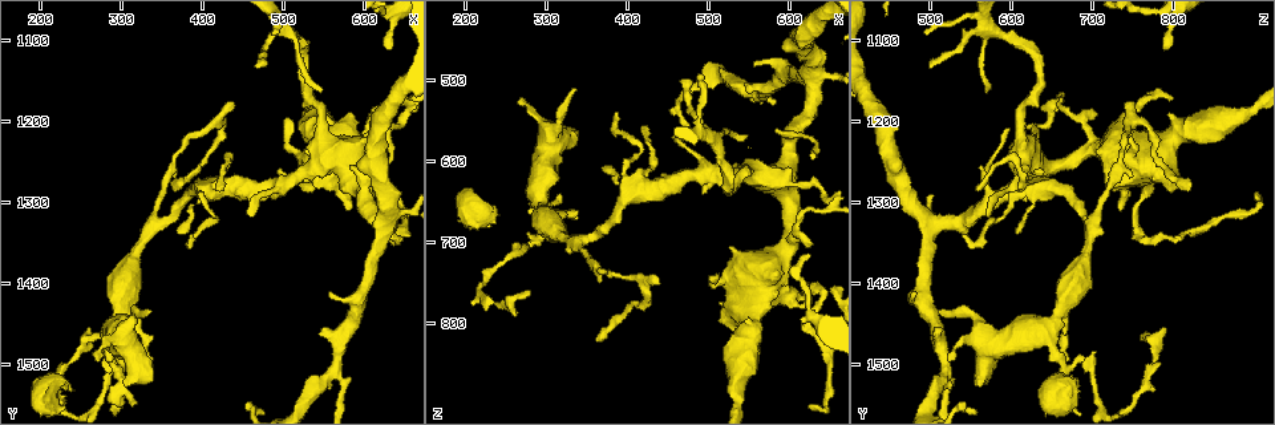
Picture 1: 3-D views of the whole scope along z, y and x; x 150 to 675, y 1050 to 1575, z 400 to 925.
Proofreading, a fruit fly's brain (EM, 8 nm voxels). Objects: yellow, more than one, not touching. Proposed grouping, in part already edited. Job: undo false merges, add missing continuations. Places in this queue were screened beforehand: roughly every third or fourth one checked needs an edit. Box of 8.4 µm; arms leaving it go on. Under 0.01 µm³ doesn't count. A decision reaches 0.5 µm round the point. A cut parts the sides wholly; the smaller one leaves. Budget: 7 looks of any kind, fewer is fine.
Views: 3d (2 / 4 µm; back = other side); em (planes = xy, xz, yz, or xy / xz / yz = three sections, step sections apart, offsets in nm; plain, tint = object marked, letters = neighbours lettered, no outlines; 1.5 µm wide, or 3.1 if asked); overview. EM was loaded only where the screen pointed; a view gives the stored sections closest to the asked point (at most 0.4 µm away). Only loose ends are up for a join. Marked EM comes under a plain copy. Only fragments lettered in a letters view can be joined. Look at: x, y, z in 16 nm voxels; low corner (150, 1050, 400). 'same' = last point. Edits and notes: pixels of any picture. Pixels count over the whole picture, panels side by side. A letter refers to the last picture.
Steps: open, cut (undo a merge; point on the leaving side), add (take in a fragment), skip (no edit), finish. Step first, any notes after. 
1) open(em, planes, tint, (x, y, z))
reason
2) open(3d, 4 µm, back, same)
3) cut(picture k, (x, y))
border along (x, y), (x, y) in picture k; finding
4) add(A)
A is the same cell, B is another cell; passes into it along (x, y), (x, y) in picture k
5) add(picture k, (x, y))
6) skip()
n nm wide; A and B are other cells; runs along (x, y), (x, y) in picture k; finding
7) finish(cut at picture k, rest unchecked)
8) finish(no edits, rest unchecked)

open(em, planes, letters, (555, 1415, 480))
free end

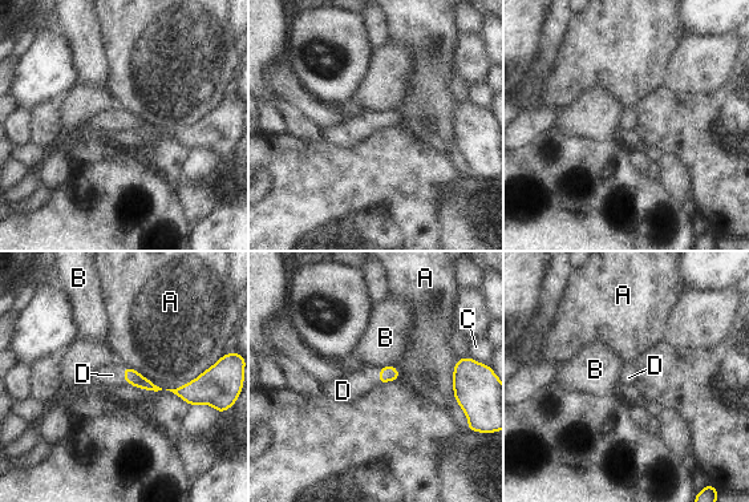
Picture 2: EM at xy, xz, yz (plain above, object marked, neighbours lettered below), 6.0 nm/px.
add(picture 2, (112, 375))
A touches over 320 nm; D is the same cell, A, B and C are other cells; the cell continues

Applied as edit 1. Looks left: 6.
open(3d, 2 µm, back, (305, 1530, 560))
branch stops here

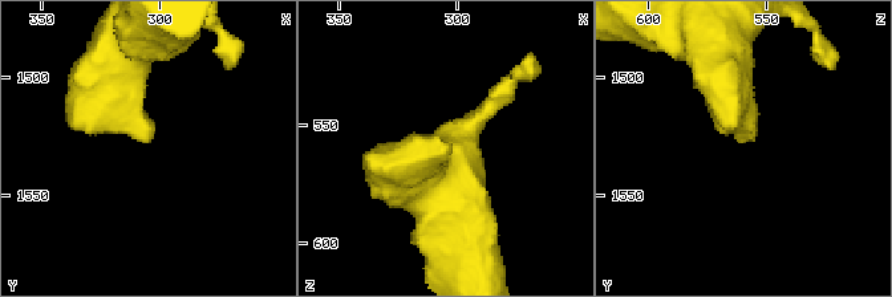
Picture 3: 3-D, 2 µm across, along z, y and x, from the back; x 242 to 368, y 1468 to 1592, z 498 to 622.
open(em, xy, step 4, letters, (306, 1529, 561))
shape alone is not enough

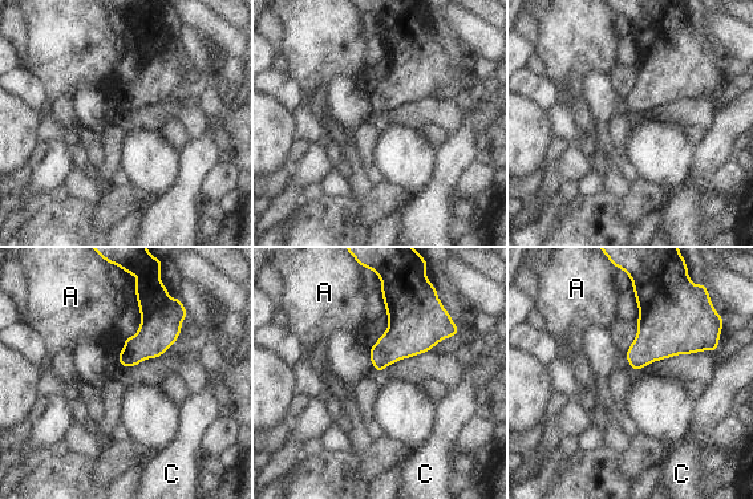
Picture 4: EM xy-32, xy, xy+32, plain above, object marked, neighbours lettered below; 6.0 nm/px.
skip()
A and C are other cells; border along (124, 337), (118, 361), (126, 369) in picture 4; no lettered fragment goes on from it

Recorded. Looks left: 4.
open(em, xz, step 4, tint, (575, 1310, 730))
tapers out

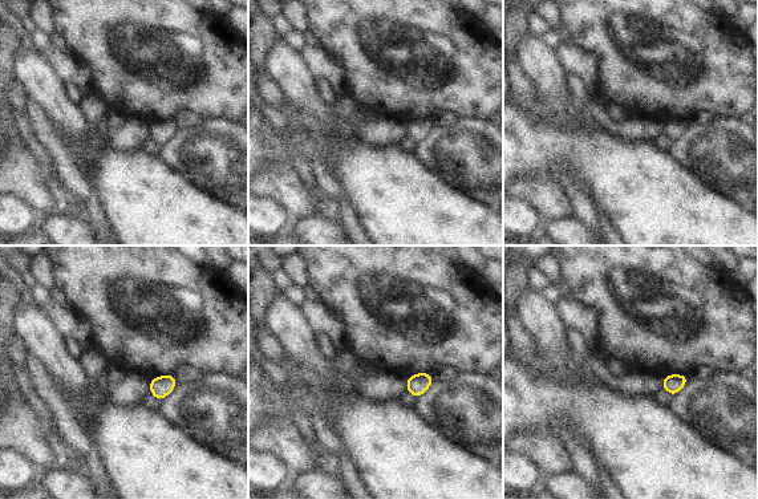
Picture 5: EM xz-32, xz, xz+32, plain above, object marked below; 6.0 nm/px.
open(em, planes, letters, same)

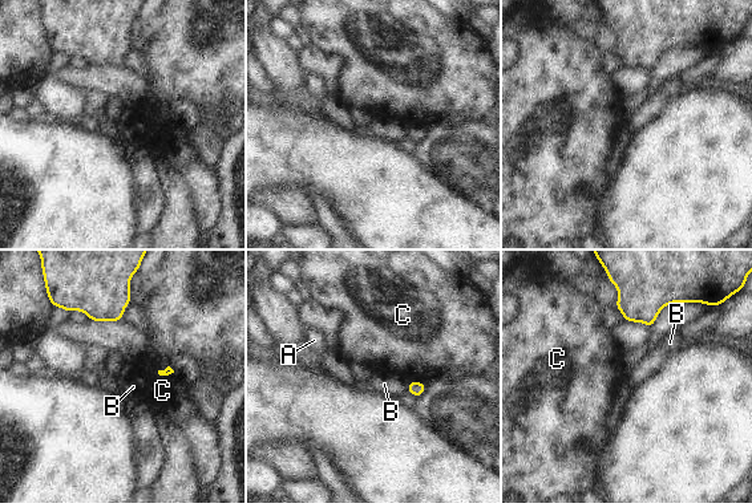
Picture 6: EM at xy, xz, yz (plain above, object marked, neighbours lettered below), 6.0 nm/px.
skip()
A, B and C are other cells; border along (408, 381), (421, 381), (425, 384) in picture 6; no lettered fragment goes on from it

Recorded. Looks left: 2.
finish(add at picture 2, rest unchecked)

